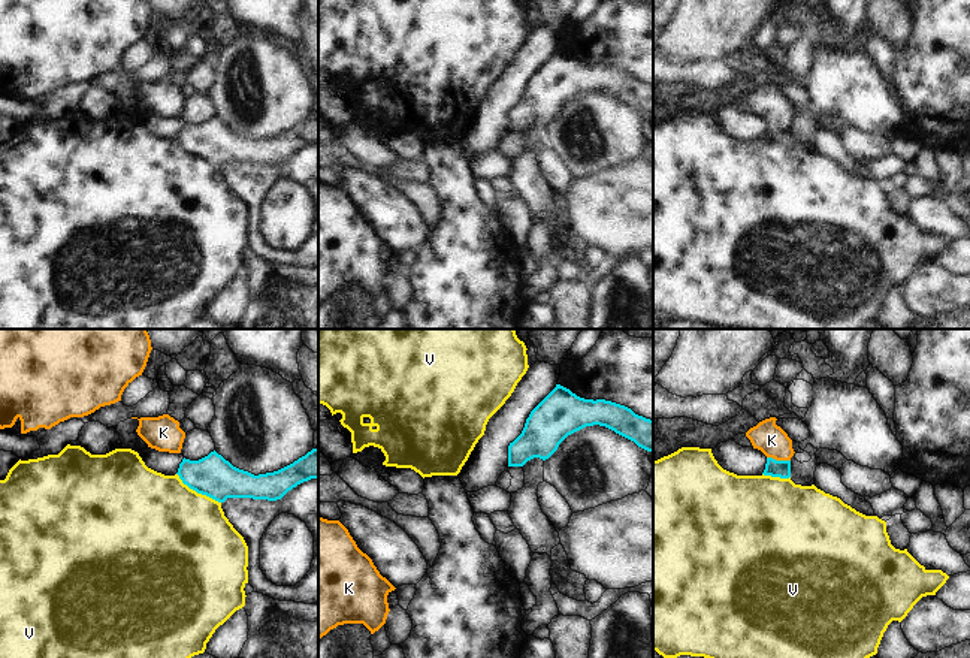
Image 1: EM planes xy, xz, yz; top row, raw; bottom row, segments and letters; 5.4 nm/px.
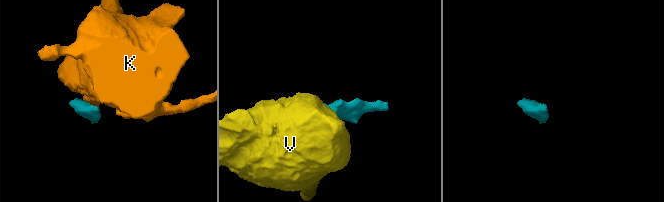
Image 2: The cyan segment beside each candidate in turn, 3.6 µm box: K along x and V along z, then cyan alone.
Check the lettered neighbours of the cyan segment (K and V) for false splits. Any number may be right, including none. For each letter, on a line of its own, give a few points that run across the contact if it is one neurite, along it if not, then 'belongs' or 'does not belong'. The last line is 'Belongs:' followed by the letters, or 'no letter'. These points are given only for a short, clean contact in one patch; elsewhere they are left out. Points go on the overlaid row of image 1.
K: line yz (776, 468), (779, 461), (777, 446), (771, 440); belongs
V: line xy (177, 473), (190, 488), (220, 503); does not belong
Belongs: K

